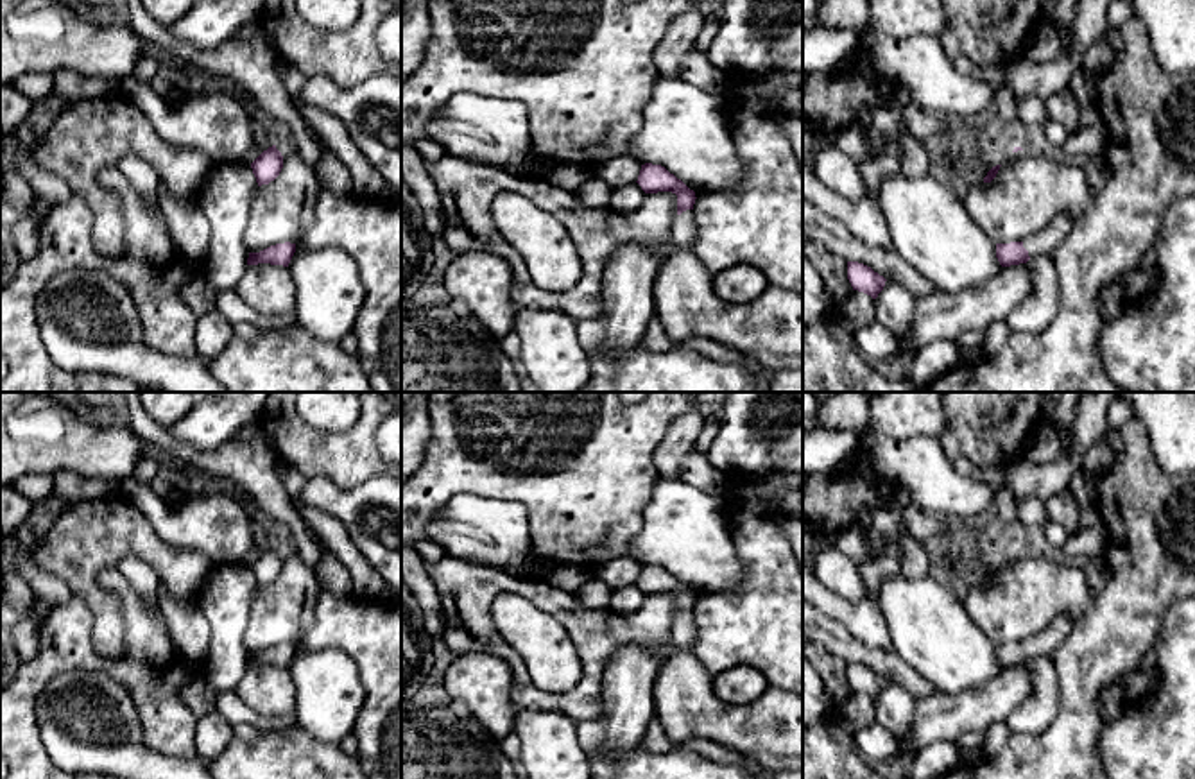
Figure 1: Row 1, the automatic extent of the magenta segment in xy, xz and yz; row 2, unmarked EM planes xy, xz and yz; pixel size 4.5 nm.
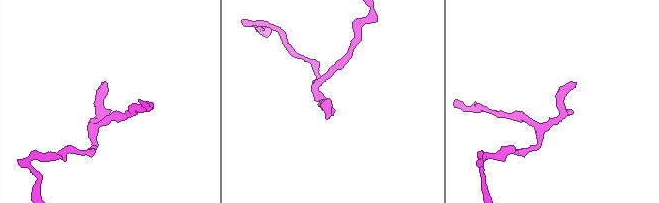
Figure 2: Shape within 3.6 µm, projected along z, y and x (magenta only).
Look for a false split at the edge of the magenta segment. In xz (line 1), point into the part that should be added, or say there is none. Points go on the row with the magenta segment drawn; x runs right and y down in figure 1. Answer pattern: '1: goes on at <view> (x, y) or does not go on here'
1: goes on at xz (683, 231)

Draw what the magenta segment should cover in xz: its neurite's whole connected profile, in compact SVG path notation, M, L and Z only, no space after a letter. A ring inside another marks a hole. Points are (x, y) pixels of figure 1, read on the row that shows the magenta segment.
M641 165L638 181L645 193L672 192L677 195L677 217L672 226L672 247L693 249L695 242L695 192L661 165Z

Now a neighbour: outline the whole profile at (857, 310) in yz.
M853 290L835 306L835 321L844 324L851 333L876 322L874 299L864 292Z

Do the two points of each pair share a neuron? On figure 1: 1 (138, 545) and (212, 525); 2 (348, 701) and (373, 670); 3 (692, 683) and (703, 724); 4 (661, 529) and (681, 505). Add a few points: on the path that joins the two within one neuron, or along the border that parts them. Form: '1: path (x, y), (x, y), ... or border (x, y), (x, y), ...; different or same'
1: border (135, 505), (165, 541), (194, 548), (201, 554); different
2: border (337, 649), (350, 658), (362, 686), (355, 724); different
3: path (692, 693), (692, 708), (697, 713); same
4: path (667, 523), (676, 511); same

